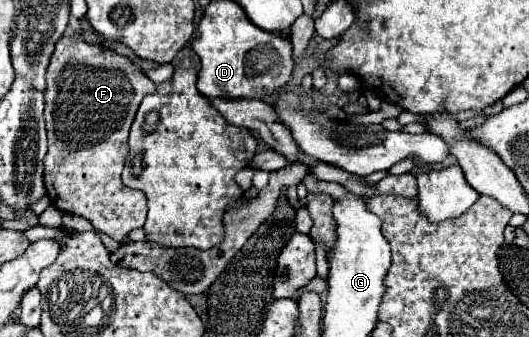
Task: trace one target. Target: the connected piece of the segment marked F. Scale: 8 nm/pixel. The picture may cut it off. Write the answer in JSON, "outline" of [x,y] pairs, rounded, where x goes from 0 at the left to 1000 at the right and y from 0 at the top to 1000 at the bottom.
{"outline":[[[153,98],[115,110],[104,134],[104,157],[89,205],[85,264],[85,371],[93,412],[93,454],[85,460],[85,555],[108,620],[168,650],[183,685],[202,691],[217,715],[229,715],[244,685],[270,674],[278,644],[274,573],[236,555],[229,543],[229,507],[236,460],[244,454],[244,377],[267,294],[289,270],[293,246],[251,181],[191,134],[153,122]]]}

